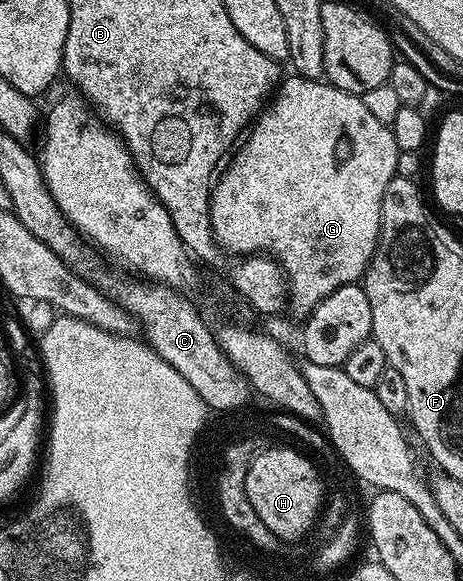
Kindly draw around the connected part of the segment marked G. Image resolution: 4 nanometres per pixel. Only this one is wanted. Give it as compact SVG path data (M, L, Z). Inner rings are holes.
M289 75L277 86L271 100L254 120L247 136L240 142L240 145L236 152L228 158L228 161L230 160L229 166L227 166L227 161L224 168L220 170L209 195L209 214L211 215L214 242L220 245L222 250L229 255L237 253L233 255L272 257L285 272L288 312L298 313L298 318L304 319L320 301L325 299L327 295L331 295L331 291L337 291L339 287L344 285L358 284L365 276L367 267L373 258L373 252L377 250L383 191L387 191L387 183L391 183L391 179L397 176L396 159L399 150L395 143L395 135L390 126L379 123L379 119L375 119L375 115L371 115L371 111L367 111L367 107L363 107L358 94L343 91L339 87L330 85L324 79L312 81L306 77Z

